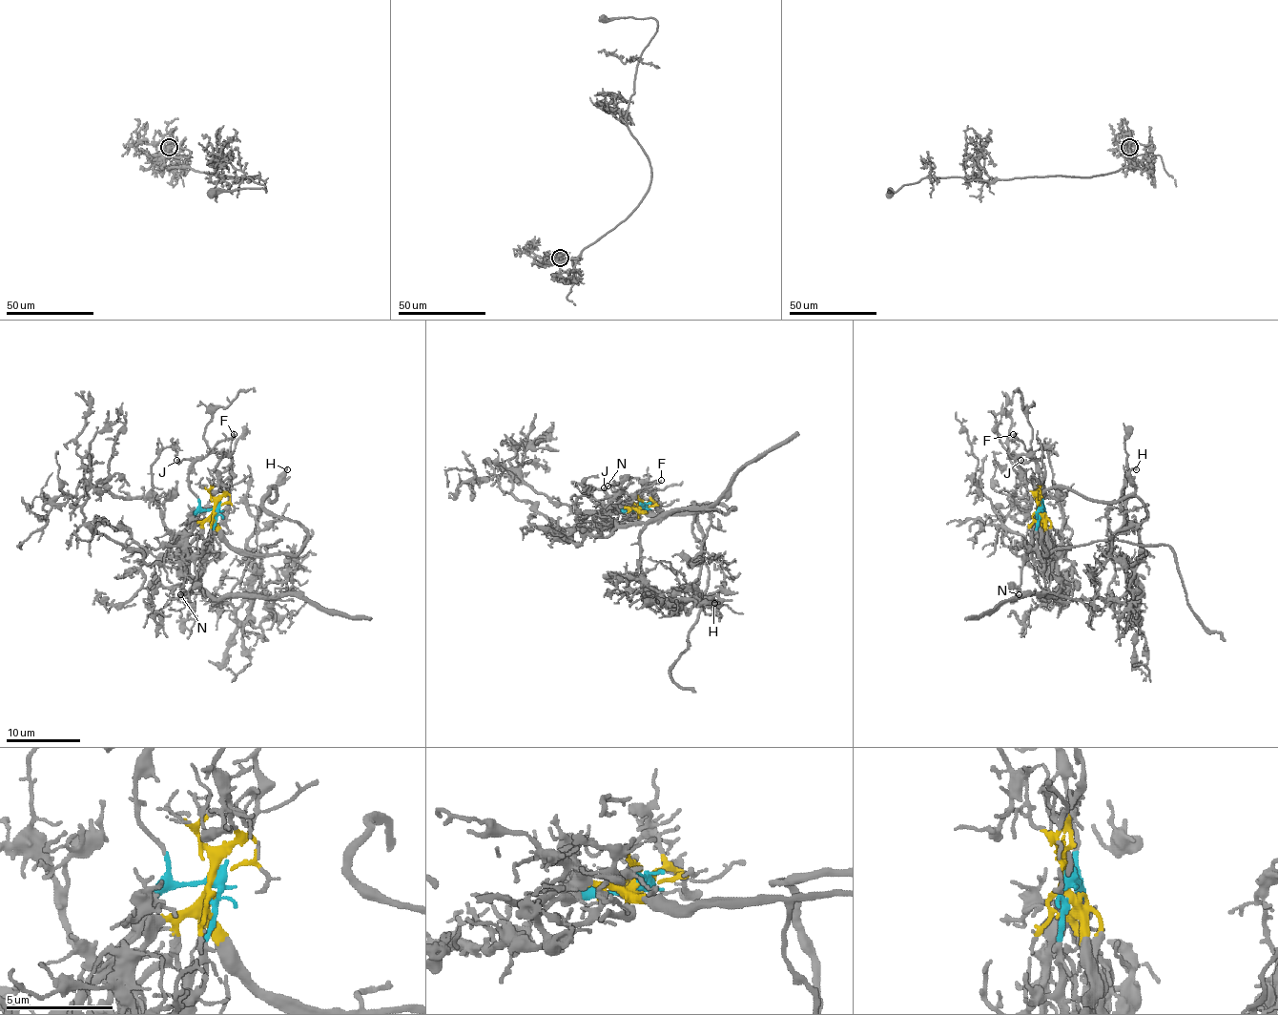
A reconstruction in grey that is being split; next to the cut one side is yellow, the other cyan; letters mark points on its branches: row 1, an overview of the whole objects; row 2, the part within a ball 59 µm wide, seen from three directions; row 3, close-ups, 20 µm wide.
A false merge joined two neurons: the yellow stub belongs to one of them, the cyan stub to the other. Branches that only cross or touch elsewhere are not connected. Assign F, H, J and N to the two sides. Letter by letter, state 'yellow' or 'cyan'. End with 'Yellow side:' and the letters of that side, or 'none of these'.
F: cyan
H: yellow
J: cyan
N: cyan
Yellow side: H

